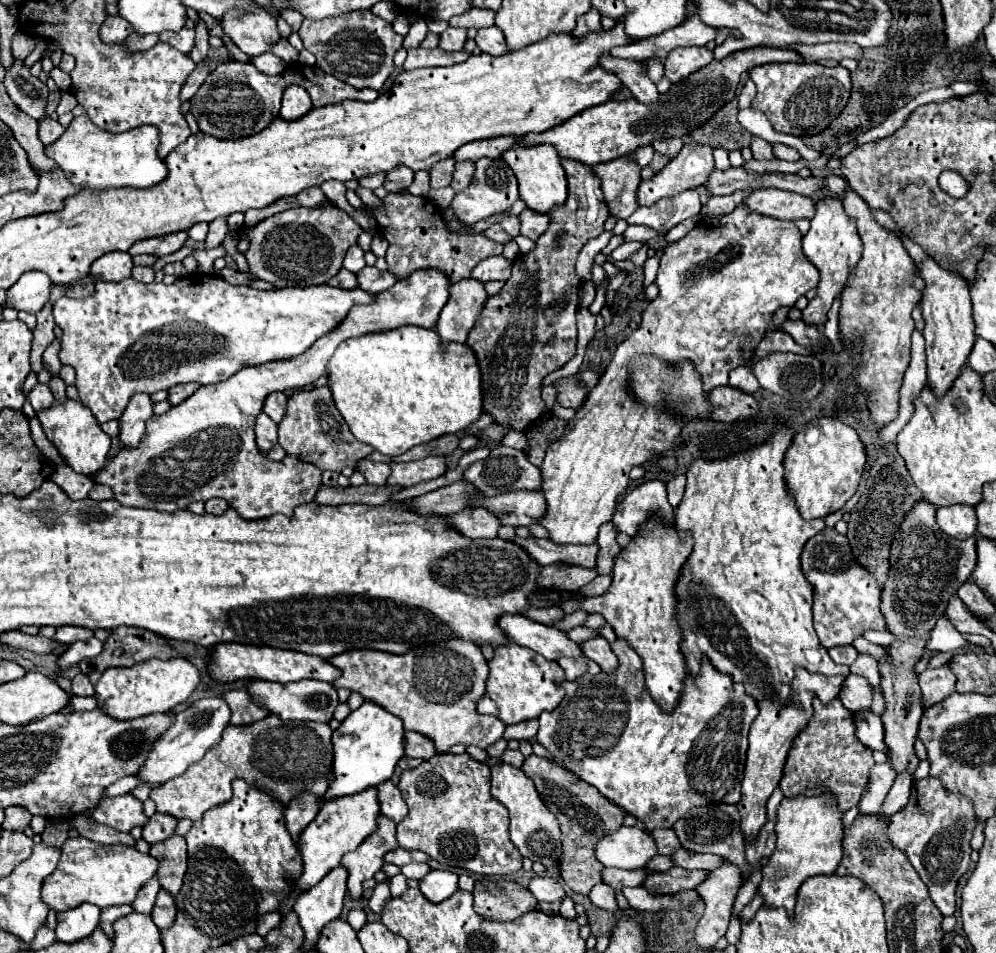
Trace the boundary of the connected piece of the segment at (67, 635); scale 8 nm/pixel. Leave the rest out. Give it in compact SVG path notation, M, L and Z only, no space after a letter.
M58 627L54 639L60 641L60 643L66 643L66 645L72 645L74 641L82 641L82 639L90 639L92 637L92 631L90 629L84 629L84 627Z

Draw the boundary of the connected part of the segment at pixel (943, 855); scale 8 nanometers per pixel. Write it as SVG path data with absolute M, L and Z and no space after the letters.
M934 777L914 781L906 807L894 813L888 823L890 843L910 859L912 867L926 883L930 899L944 917L956 911L958 879L970 867L970 835L974 823L976 815L972 813L972 803L964 801L964 797L944 793L940 781Z

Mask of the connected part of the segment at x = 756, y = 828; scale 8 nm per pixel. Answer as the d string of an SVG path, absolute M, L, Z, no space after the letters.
M800 669L800 677L794 681L796 697L792 697L792 705L776 705L776 701L760 701L760 715L750 727L748 735L748 759L744 767L744 779L742 779L742 799L736 805L738 813L742 817L740 831L748 843L756 841L762 825L766 823L766 801L774 793L774 789L780 783L782 769L784 769L784 757L788 755L788 745L792 745L792 737L804 729L808 723L808 713L812 711L812 693L820 697L820 701L828 703L834 697L838 697L840 687L844 683L844 677L826 677L826 675L812 675L804 673Z

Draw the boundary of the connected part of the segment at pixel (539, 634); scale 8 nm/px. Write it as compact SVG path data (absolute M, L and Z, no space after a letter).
M502 617L500 627L508 633L508 639L516 645L528 647L546 659L560 659L560 657L584 657L582 645L572 641L566 631L532 621L528 617Z

